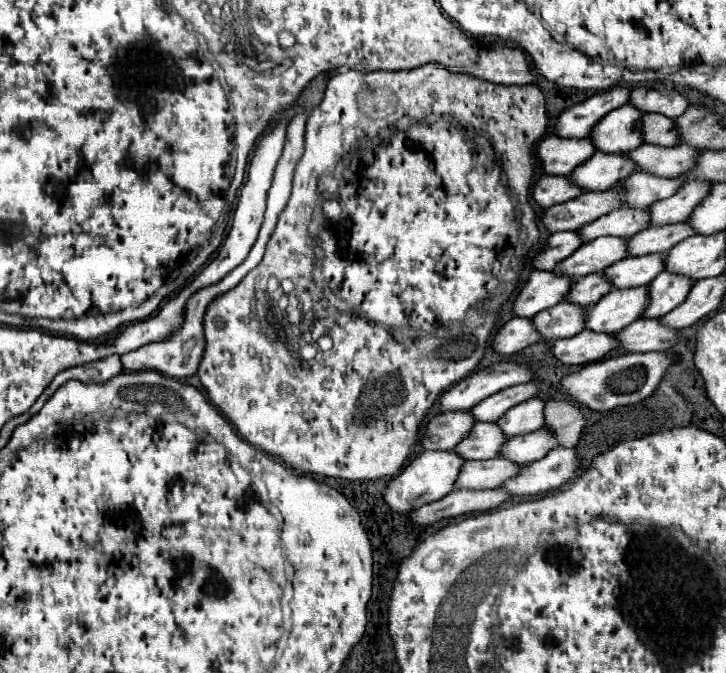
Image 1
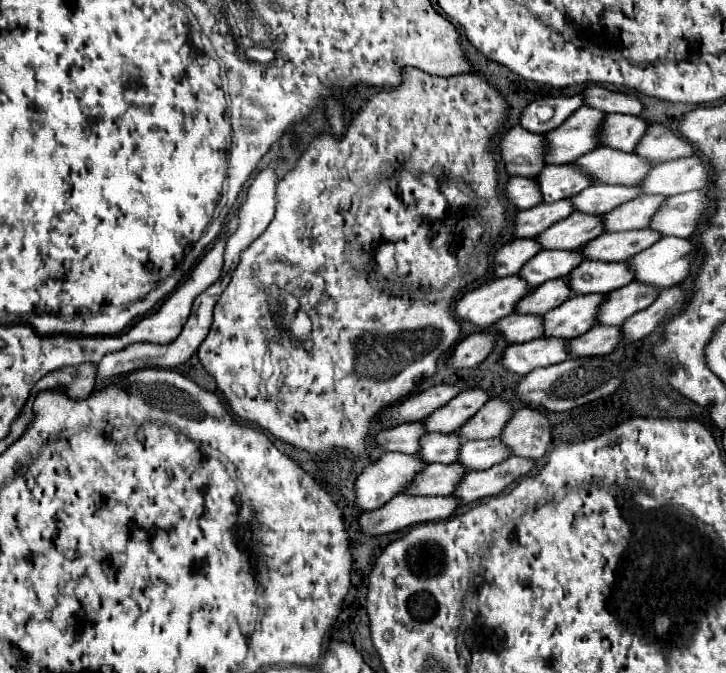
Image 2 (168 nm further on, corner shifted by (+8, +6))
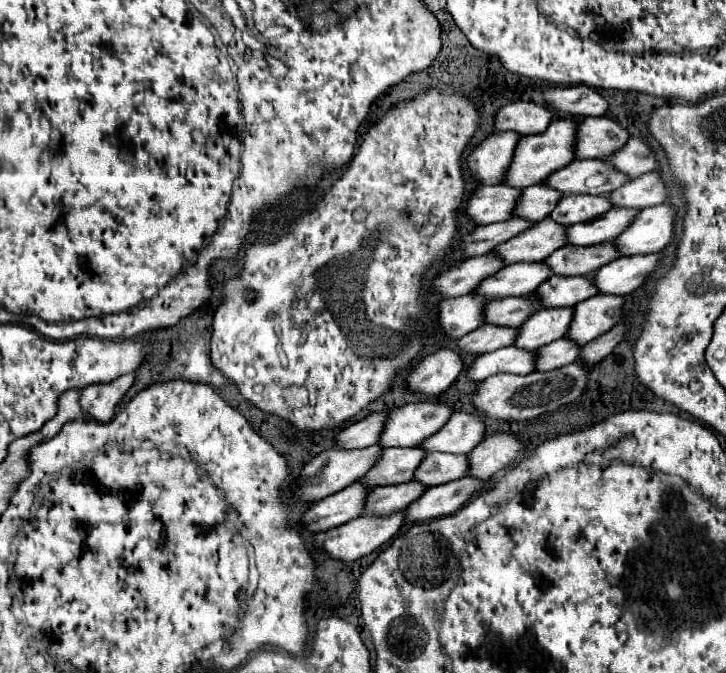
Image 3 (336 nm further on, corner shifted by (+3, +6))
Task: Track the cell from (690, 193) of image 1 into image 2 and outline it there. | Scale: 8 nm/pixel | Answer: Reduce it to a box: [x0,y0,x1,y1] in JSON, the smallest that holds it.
[604,195,664,231]

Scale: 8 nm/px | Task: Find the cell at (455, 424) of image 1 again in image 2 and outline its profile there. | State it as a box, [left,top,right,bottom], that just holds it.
[376,421,428,455]

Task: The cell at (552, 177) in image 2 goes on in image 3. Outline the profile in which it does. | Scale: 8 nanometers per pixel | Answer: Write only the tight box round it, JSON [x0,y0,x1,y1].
[513,183,563,223]

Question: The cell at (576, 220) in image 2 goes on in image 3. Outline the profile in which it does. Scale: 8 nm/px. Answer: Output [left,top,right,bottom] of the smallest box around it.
[491,217,565,265]

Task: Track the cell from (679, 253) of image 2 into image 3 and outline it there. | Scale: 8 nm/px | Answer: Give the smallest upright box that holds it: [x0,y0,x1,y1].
[593,255,659,295]

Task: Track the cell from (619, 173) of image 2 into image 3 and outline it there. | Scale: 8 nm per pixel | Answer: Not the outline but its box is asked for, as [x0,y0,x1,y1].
[545,159,629,195]

